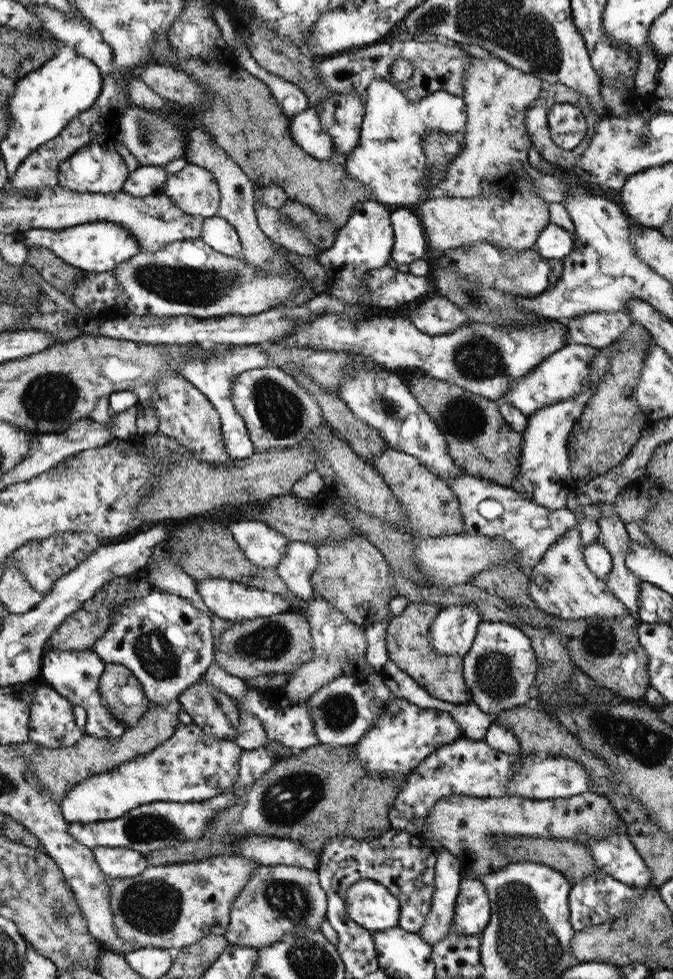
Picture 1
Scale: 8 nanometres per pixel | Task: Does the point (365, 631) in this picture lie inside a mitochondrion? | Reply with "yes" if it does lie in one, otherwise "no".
no

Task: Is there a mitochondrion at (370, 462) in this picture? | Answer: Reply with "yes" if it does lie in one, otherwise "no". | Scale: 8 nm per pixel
no

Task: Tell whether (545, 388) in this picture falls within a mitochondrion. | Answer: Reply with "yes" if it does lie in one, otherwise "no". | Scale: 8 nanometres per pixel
no

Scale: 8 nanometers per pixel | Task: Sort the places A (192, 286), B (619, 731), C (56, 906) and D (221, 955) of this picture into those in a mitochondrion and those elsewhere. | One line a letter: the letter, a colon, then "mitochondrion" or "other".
A: mitochondrion
B: mitochondrion
C: mitochondrion
D: other

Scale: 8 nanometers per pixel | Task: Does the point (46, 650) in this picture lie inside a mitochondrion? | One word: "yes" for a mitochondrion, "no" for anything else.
no

